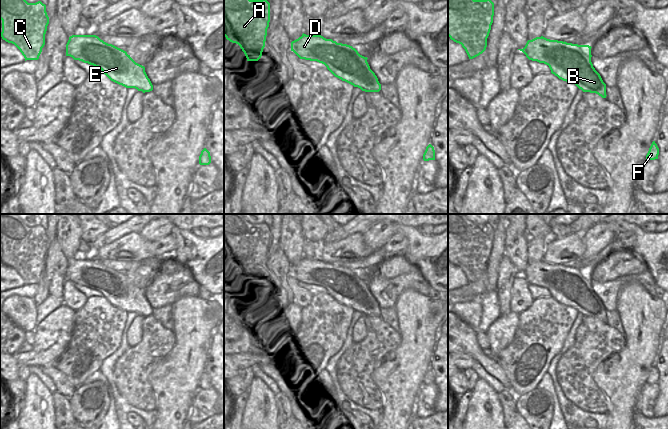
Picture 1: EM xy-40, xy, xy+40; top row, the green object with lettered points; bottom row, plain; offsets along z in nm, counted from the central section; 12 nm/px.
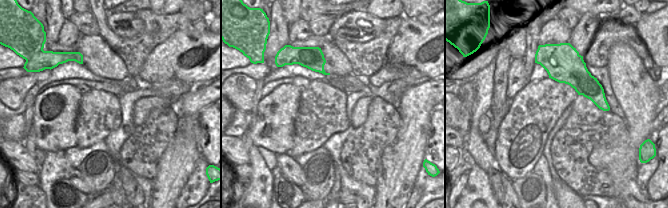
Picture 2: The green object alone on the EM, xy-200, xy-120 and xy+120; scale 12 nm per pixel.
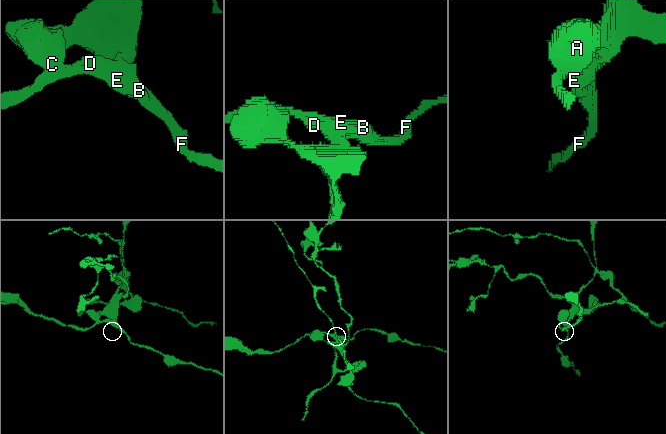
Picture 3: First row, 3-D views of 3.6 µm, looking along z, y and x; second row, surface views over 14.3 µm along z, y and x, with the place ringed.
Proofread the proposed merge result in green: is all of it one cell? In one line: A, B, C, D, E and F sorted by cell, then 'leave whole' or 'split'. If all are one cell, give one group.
groups A C / B D E F; split

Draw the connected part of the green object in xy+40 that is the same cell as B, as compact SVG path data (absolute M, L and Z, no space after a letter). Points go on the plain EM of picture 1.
M541 260L528 264L525 271L518 274L522 275L529 284L548 289L551 297L559 303L575 308L583 316L596 317L606 322L606 308L591 286L592 271L582 271L578 279L572 276L561 276L563 285L557 288L551 278L557 278L553 271L561 268L563 265L550 264Z

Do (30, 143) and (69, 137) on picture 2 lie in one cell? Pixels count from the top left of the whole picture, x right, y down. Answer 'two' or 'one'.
two

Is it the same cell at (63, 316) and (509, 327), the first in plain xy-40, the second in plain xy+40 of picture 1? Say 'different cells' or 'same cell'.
same cell

